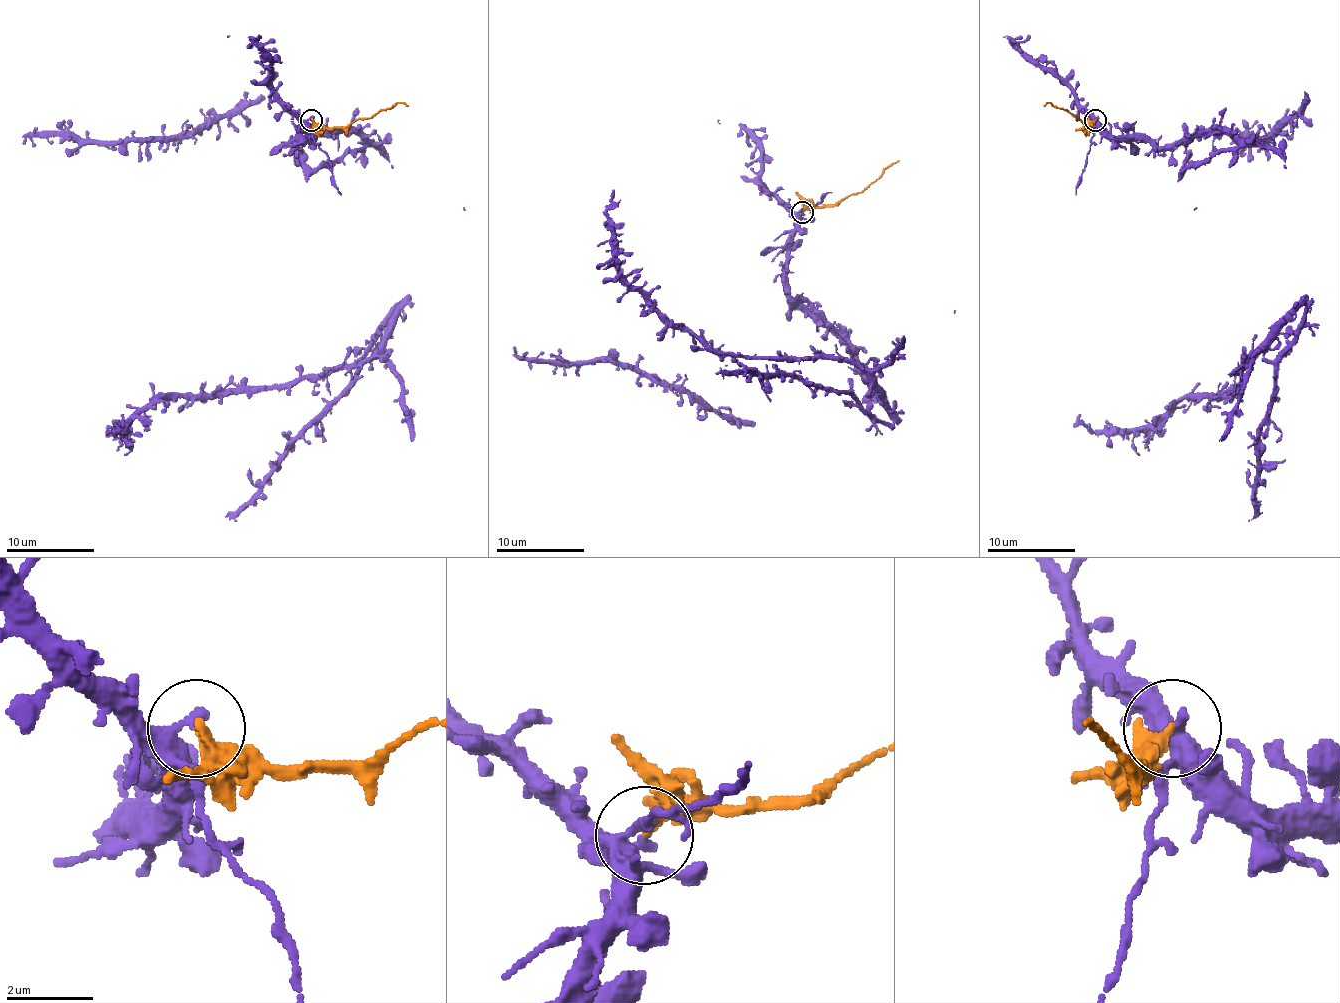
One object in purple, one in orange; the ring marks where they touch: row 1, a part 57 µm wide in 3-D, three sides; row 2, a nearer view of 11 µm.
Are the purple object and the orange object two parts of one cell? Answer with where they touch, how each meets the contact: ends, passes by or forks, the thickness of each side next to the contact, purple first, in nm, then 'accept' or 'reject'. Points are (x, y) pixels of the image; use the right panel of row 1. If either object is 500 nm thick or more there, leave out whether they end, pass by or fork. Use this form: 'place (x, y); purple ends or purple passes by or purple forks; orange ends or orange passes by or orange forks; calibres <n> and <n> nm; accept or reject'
place (1095, 120); purple ends; orange ends; calibres 280 and 360 nm; reject

